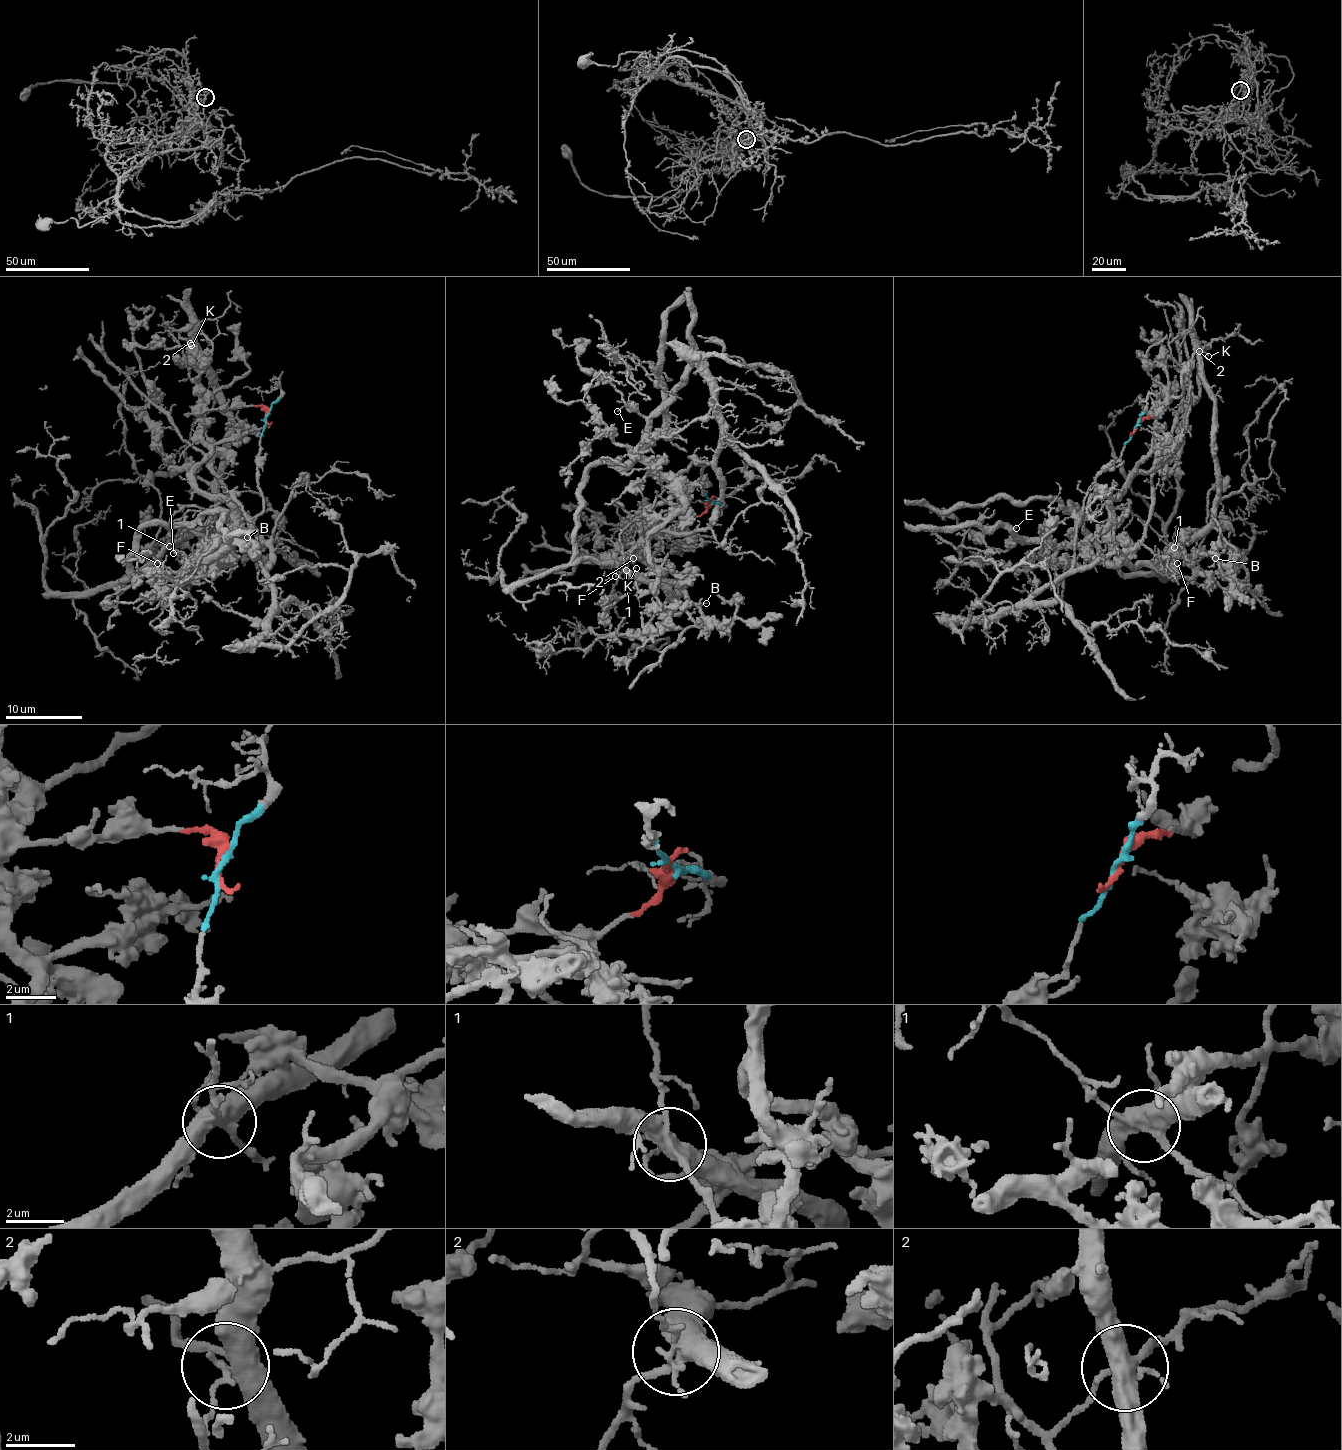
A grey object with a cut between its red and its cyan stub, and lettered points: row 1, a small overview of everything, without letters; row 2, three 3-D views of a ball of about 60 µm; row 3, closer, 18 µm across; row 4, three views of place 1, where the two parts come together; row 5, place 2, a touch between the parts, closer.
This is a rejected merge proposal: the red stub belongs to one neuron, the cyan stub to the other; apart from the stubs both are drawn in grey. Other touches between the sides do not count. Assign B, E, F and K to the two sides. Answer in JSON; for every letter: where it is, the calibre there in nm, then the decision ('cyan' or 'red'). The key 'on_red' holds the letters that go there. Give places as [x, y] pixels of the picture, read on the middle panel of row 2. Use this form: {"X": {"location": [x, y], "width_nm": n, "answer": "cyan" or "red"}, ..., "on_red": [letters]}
{"B": {"location": [706, 603], "width_nm": 110, "answer": "red"}, "E": {"location": [617, 411], "width_nm": 110, "answer": "red"}, "F": {"location": [615, 576], "width_nm": 80, "answer": "red"}, "K": {"location": [636, 568], "width_nm": 80, "answer": "cyan"}, "on_red": ["B", "E", "F"]}

